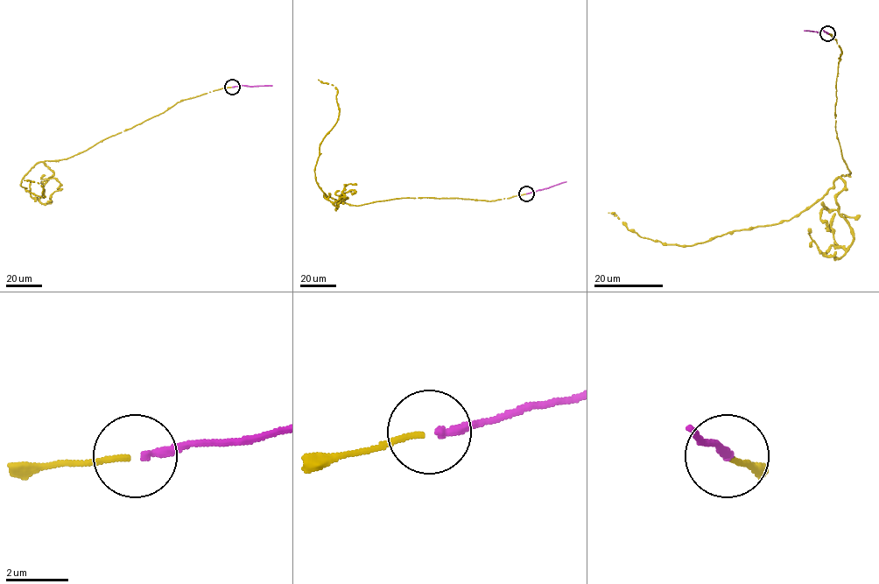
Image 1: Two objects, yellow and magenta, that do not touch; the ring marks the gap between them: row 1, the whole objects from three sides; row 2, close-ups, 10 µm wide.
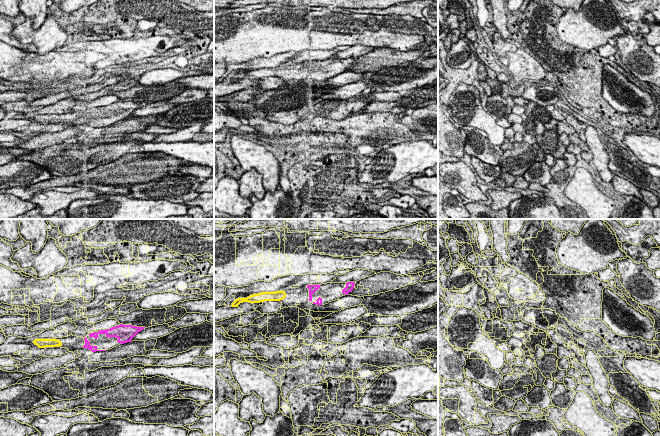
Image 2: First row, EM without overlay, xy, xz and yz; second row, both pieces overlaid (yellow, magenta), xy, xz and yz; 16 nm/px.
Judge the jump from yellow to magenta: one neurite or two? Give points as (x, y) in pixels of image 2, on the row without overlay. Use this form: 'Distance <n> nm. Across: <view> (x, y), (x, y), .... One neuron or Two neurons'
Distance 360 nm. Across: xy (61, 121), (83, 121). One neuron

